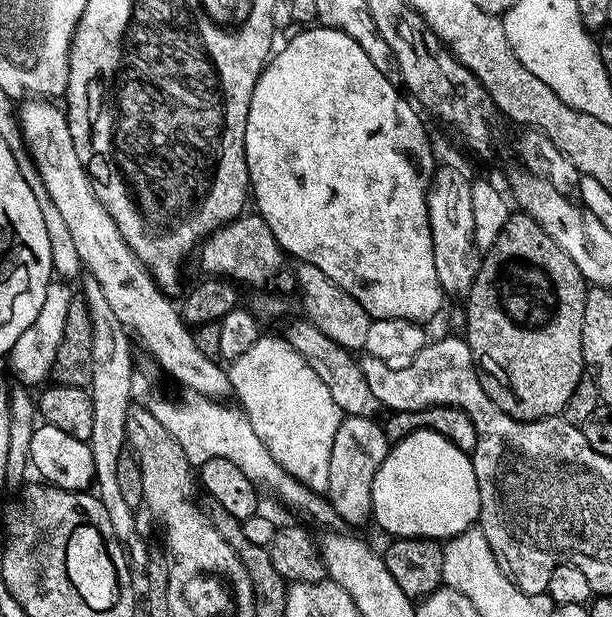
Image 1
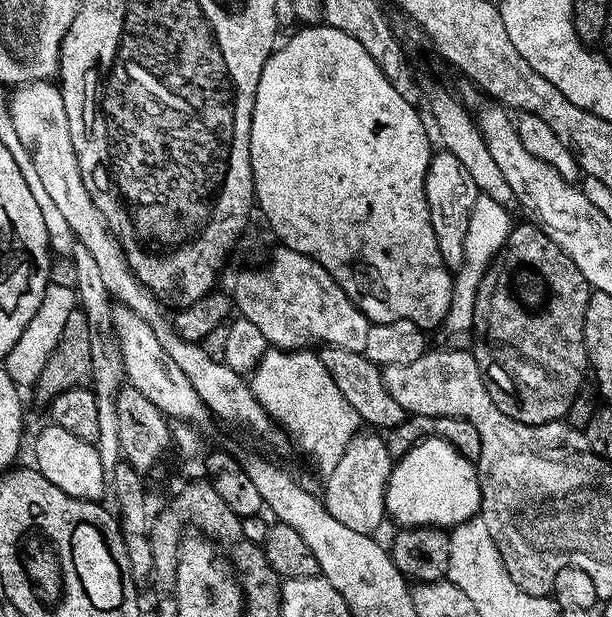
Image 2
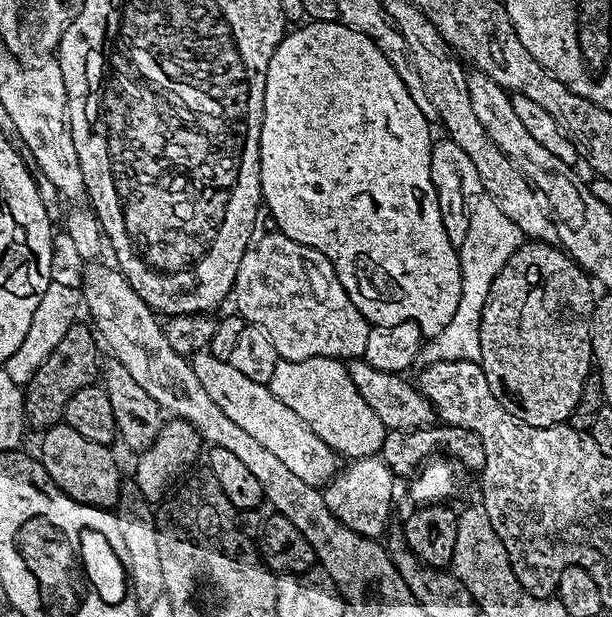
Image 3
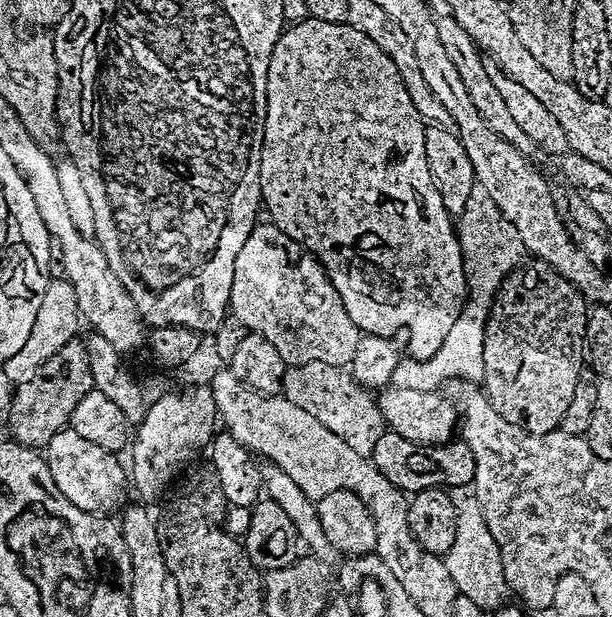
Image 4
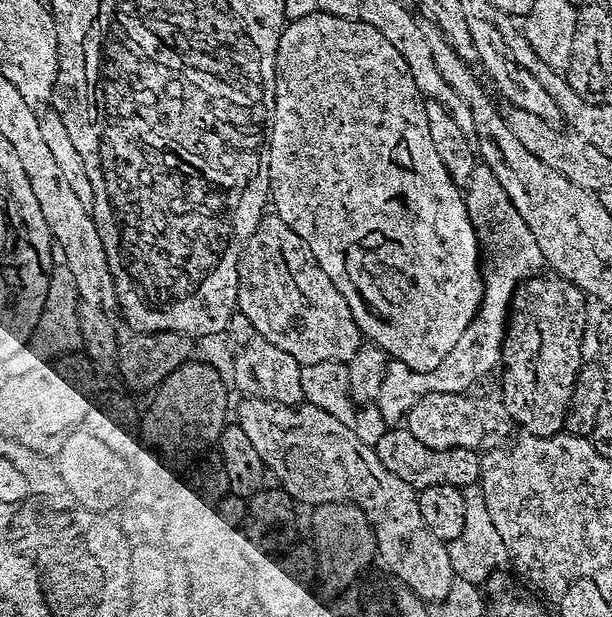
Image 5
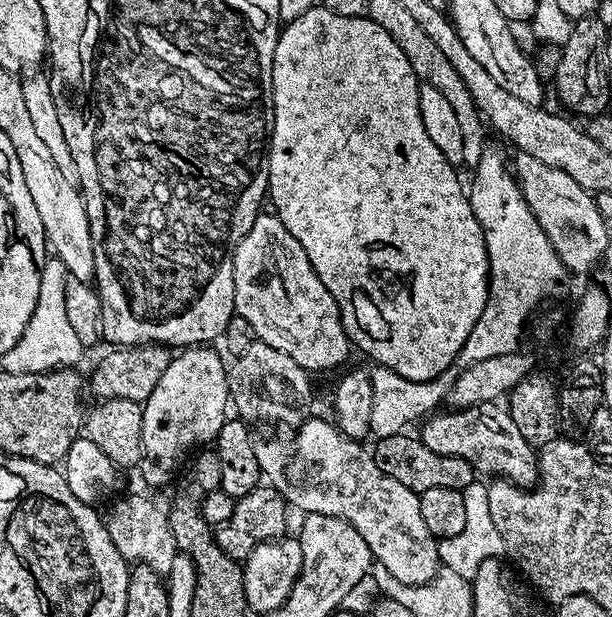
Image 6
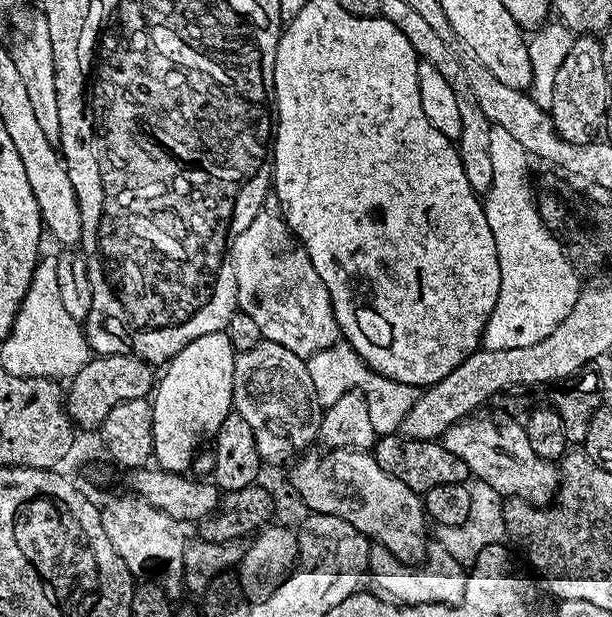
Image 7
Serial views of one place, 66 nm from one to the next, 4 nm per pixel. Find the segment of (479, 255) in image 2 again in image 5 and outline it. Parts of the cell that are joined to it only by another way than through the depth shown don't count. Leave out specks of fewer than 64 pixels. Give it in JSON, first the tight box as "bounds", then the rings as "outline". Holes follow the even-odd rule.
{"bounds":[374,162,545,426],"outline":[[[482,162],[474,166],[463,197],[470,222],[476,227],[476,238],[482,253],[484,297],[480,299],[470,326],[462,330],[462,338],[458,338],[458,343],[452,347],[450,354],[446,354],[446,358],[442,358],[437,368],[429,372],[415,372],[397,360],[389,363],[380,393],[374,401],[385,425],[392,426],[403,421],[414,402],[418,402],[418,398],[426,398],[426,394],[467,393],[475,380],[486,375],[495,364],[497,367],[504,351],[504,329],[508,323],[508,310],[512,307],[512,296],[521,280],[537,275],[545,267],[544,255],[542,250],[538,250],[538,242],[534,242],[534,234],[530,234],[530,226],[522,222],[522,214],[514,210],[498,178],[494,178]]]}

